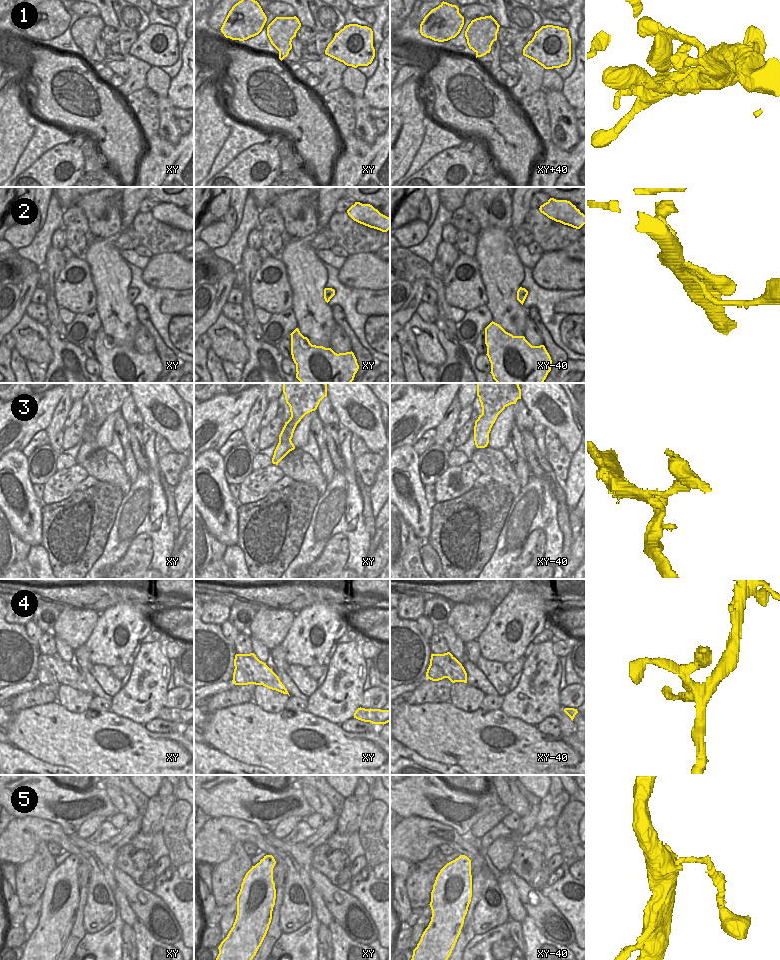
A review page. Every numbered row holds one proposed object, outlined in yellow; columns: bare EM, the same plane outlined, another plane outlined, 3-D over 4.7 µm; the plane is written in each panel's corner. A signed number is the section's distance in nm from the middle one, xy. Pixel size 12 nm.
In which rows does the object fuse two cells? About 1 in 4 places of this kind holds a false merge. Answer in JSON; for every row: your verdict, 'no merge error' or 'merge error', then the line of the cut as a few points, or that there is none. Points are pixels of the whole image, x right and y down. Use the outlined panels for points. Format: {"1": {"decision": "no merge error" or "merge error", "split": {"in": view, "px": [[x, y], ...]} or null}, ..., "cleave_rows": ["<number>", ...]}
{"1": {"decision": "no merge error", "split": null}, "2": {"decision": "no merge error", "split": null}, "3": {"decision": "merge error", "split": {"in": "xy", "px": [[291, 441], [279, 442]]}}, "4": {"decision": "merge error", "split": {"in": "xy", "px": [[235, 668], [241, 668], [255, 683]]}}, "5": {"decision": "no merge error", "split": null}, "cleave_rows": ["3", "4"]}

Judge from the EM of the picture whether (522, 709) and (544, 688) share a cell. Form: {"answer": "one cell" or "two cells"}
{"answer": "one cell"}

